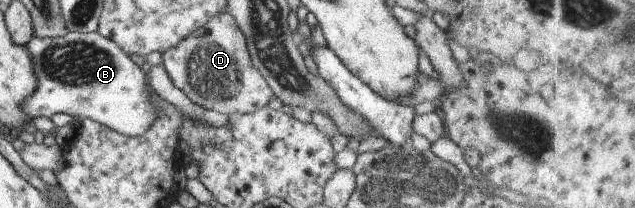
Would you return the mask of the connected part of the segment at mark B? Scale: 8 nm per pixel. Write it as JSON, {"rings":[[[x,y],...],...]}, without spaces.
{"rings":[[[66,32],[57,38],[32,37],[25,45],[31,69],[36,81],[35,90],[21,101],[19,111],[28,118],[44,117],[62,113],[76,115],[79,119],[96,121],[108,129],[126,136],[141,135],[153,123],[156,115],[149,105],[148,79],[130,59],[112,42],[97,32]]]}

